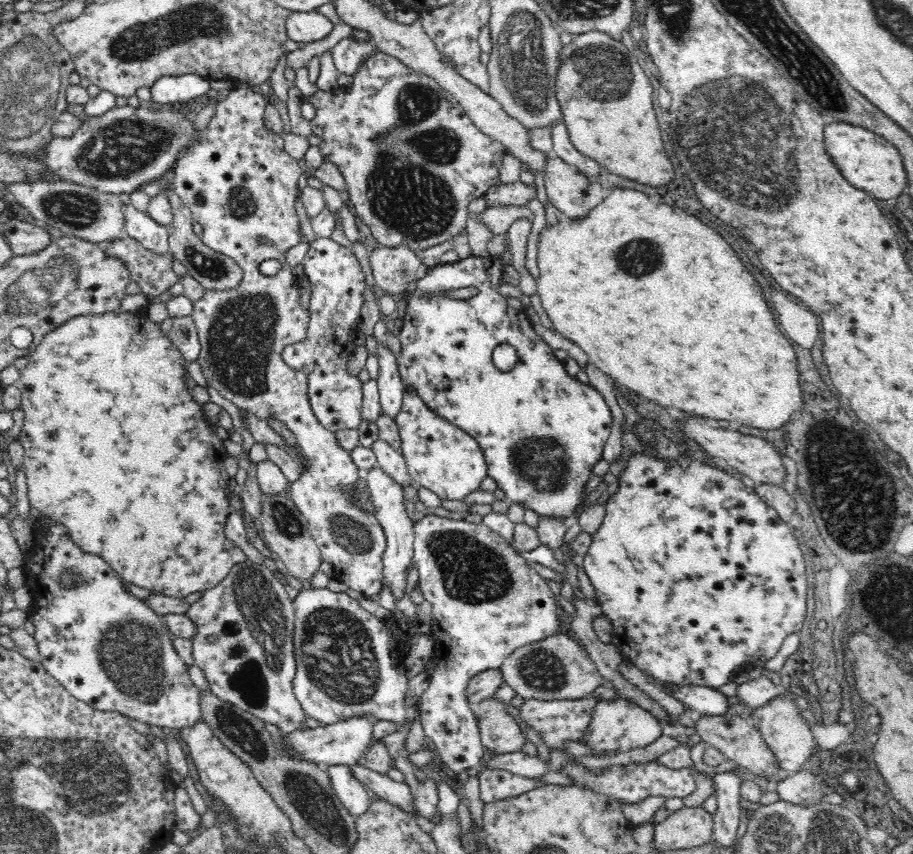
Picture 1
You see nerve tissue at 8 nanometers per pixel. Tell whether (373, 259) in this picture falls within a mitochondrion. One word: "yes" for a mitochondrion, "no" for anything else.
no

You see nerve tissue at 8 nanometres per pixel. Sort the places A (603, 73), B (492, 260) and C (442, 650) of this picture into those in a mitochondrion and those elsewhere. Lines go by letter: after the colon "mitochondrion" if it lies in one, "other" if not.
A: mitochondrion
B: other
C: other

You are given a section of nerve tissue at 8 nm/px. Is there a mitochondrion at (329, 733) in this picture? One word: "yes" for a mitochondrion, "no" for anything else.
no

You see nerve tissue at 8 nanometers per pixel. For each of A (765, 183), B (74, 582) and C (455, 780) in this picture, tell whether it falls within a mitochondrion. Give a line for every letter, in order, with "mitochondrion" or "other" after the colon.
A: mitochondrion
B: other
C: other

